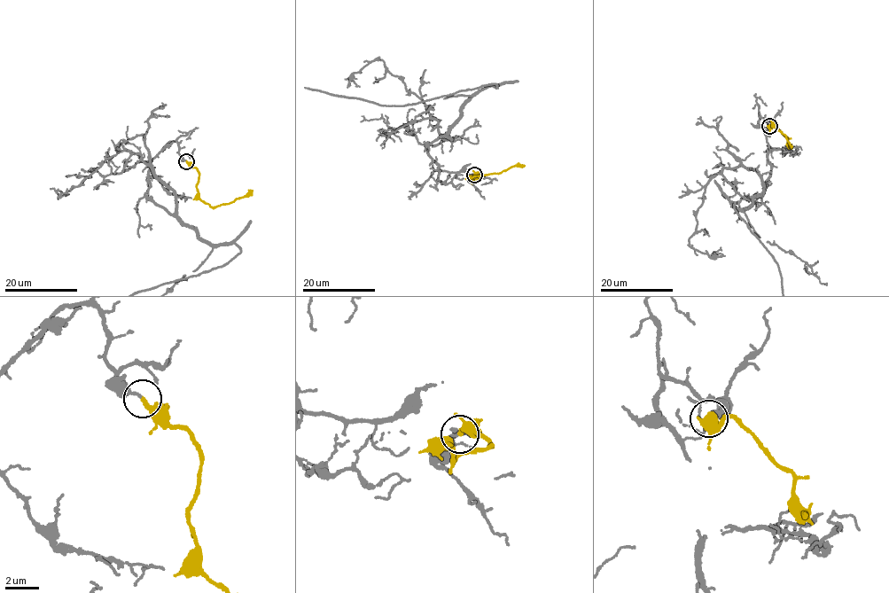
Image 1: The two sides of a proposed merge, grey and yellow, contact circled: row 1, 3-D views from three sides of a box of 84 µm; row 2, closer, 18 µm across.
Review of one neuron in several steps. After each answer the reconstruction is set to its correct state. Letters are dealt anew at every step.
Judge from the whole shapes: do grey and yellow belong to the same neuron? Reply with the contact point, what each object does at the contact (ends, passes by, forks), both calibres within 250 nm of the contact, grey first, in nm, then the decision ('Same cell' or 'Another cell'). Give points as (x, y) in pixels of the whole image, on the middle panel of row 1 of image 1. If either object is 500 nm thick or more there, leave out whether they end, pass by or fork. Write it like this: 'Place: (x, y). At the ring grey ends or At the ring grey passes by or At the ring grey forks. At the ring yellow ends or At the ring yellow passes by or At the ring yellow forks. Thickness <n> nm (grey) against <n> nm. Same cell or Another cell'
Place: (474, 175). At the ring grey ends. At the ring yellow ends. Thickness 120 nm (grey) against 280 nm. Another cell

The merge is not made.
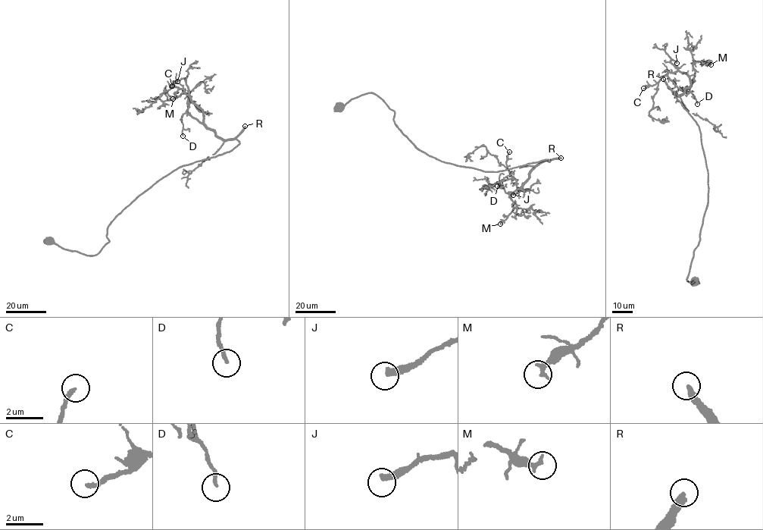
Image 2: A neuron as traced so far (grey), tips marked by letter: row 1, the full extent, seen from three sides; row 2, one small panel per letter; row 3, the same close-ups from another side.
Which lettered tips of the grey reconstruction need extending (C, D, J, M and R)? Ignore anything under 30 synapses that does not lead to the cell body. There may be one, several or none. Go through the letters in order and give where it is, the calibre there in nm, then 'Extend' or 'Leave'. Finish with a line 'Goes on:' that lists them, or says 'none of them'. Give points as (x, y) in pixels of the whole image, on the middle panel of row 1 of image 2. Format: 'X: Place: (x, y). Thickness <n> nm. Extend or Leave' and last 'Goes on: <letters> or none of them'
C: Place: (509, 152). Thickness 200 nm. Extend
D: Place: (497, 186). Thickness 160 nm. Leave
J: Place: (513, 195). Thickness 320 nm. Leave
M: Place: (500, 224). Thickness 240 nm. Leave
R: Place: (561, 158). Thickness 320 nm. Extend
Goes on: C, R

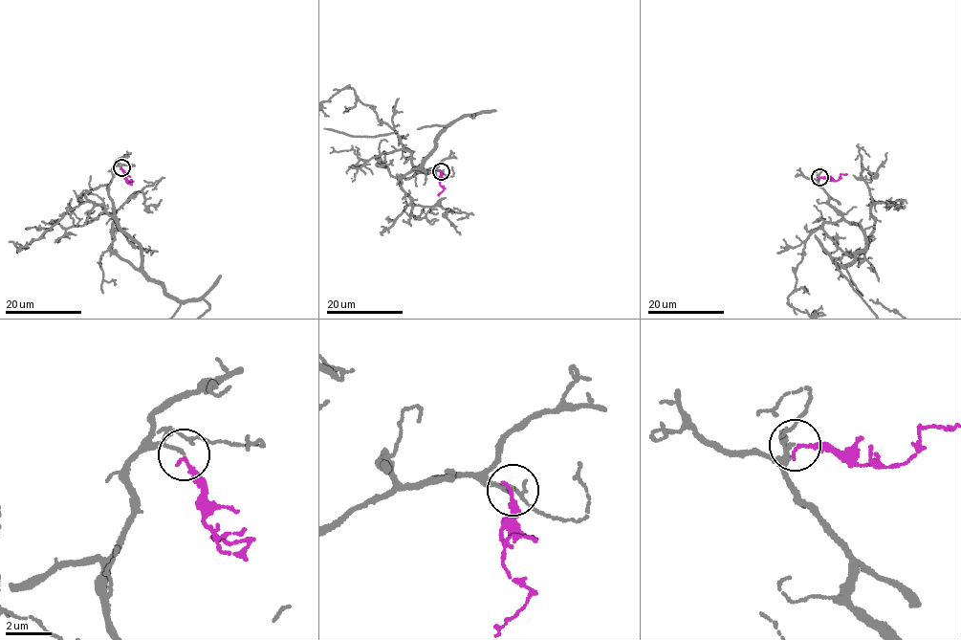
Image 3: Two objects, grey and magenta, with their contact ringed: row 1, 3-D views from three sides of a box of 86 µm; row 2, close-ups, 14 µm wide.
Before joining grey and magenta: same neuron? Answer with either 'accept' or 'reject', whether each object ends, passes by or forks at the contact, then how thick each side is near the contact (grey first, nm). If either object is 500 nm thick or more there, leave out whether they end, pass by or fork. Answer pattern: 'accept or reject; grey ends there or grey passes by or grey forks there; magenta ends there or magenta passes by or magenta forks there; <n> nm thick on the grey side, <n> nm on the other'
accept; grey passes by; magenta ends there; 90 nm thick on the grey side, 170 nm on the other

